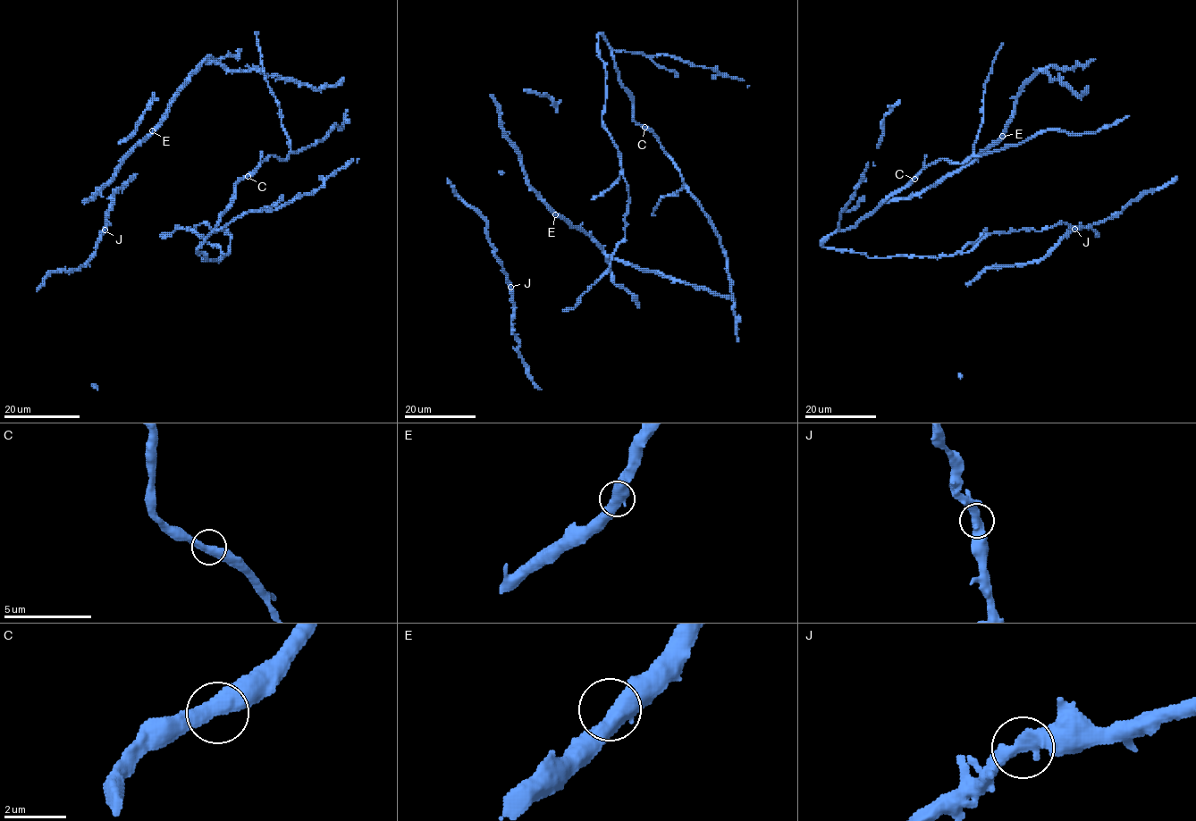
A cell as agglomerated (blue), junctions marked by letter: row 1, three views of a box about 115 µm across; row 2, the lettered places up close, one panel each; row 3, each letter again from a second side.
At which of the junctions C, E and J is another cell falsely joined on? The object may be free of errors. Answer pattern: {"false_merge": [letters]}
{"false_merge": []}

